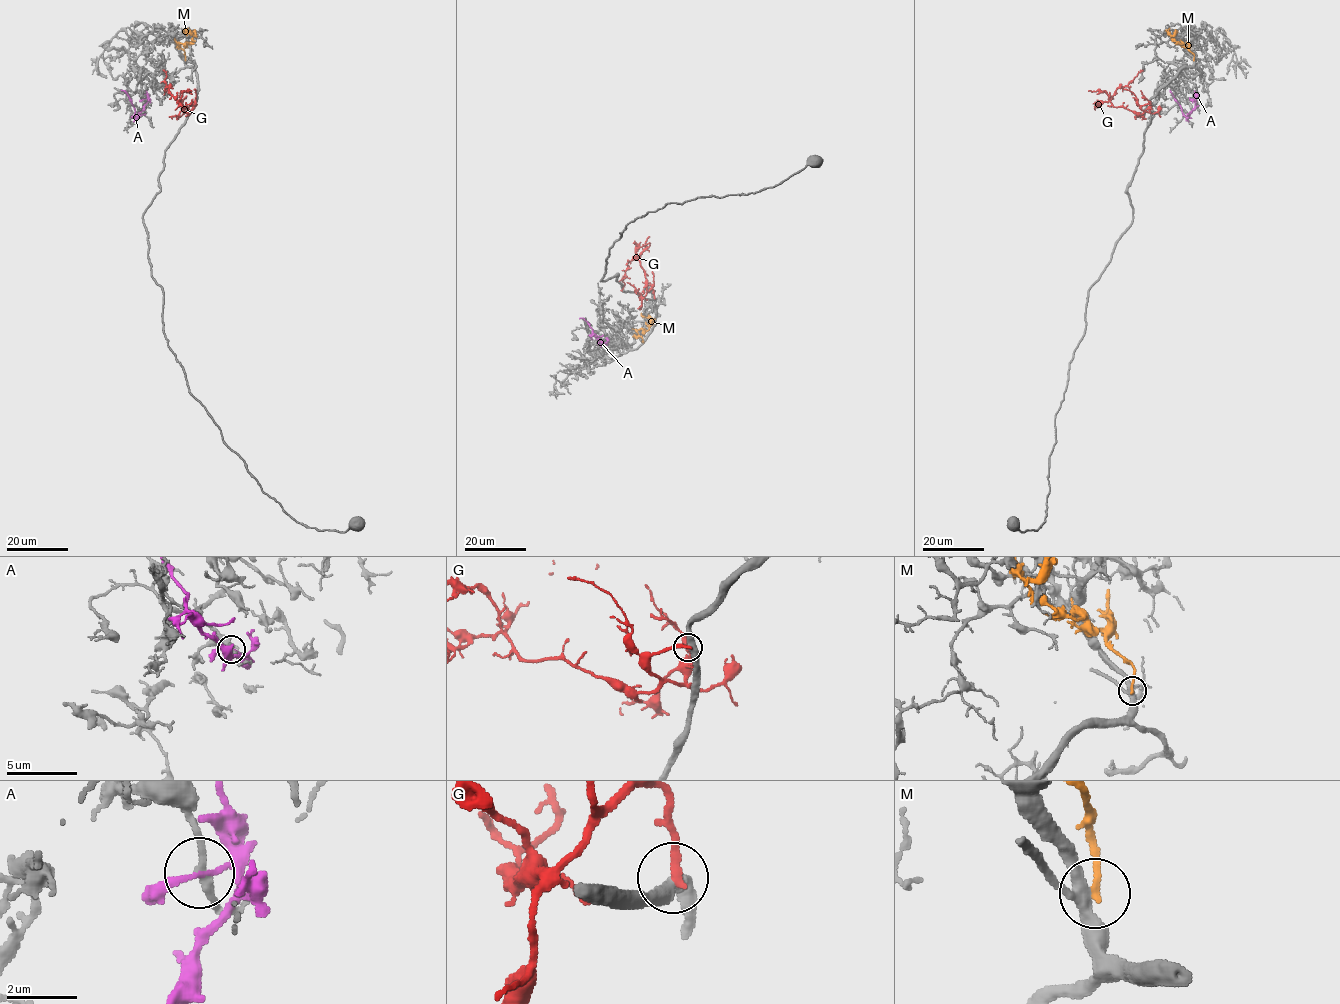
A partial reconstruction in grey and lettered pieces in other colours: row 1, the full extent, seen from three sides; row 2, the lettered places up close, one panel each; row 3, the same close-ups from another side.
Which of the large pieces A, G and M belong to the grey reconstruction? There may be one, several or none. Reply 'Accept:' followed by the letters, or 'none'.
Accept: none

